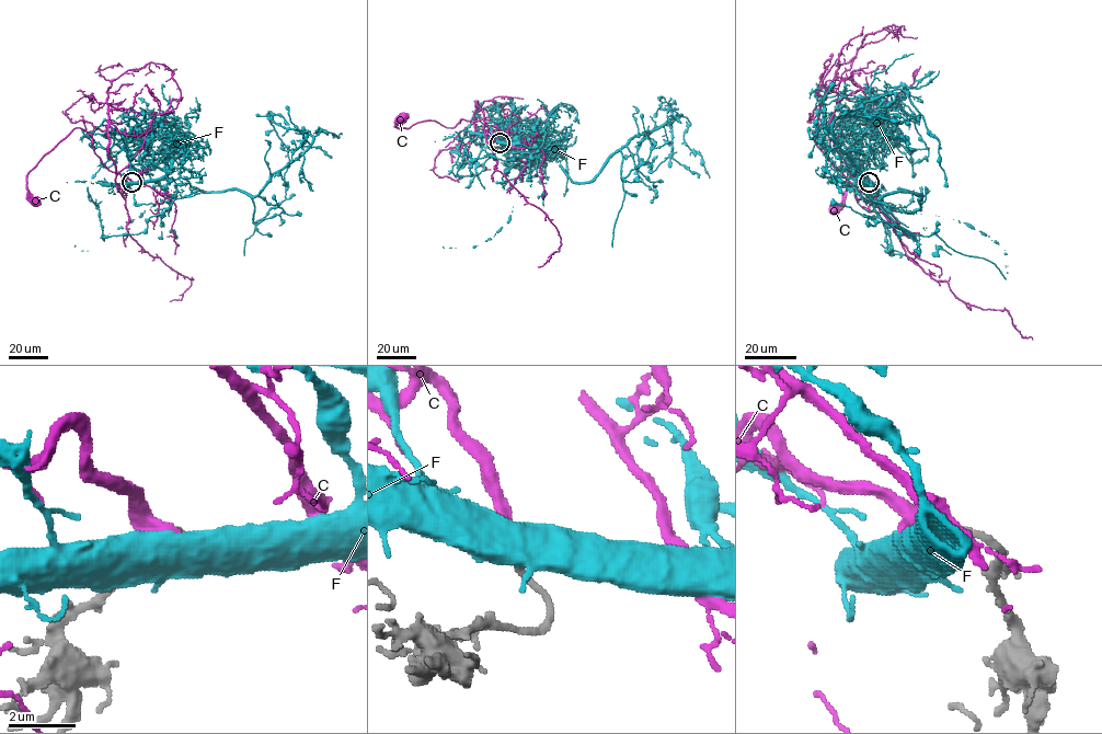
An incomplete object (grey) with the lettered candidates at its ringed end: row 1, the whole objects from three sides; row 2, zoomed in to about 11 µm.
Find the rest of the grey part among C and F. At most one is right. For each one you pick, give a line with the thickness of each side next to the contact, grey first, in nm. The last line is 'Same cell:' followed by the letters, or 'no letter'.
F: Thickness 220 nm (grey) against 850 nm
Same cell: F

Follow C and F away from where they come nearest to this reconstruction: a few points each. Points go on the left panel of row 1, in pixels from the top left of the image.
C: (130, 182), (108, 169), (95, 152), (92, 137), (76, 127), (29, 173), (27, 190), (34, 201)
F: (130, 182), (171, 179), (174, 199), (190, 186), (256, 195), (312, 141), (268, 111), (287, 149), (283, 185)

